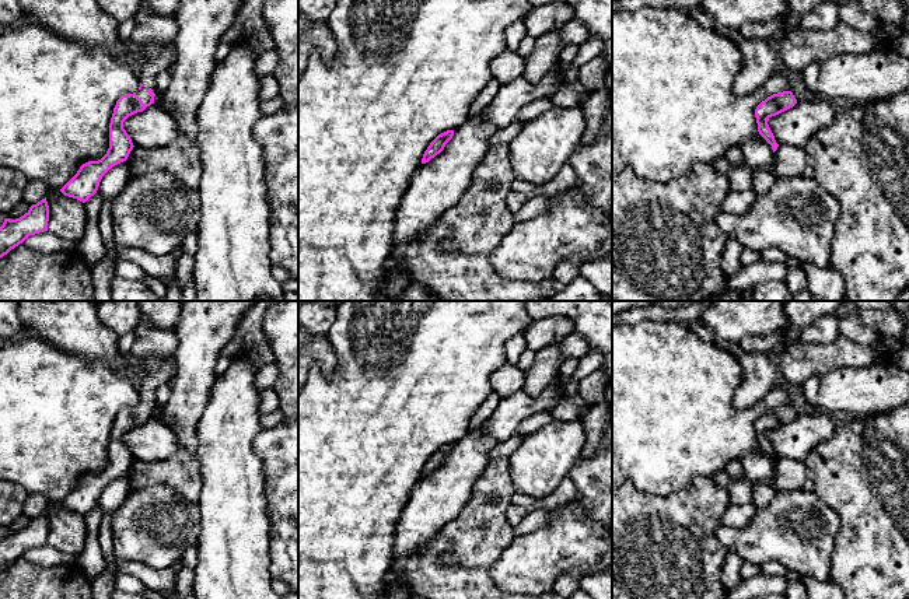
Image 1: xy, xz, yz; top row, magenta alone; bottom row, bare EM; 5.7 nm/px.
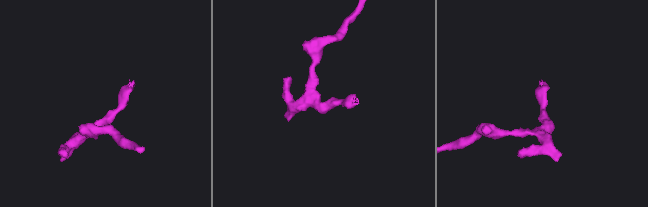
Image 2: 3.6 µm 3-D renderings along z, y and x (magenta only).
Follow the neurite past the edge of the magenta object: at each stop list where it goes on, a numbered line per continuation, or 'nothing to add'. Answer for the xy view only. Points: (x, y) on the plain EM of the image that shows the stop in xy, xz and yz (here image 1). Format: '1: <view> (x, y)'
1: xy (151, 372)

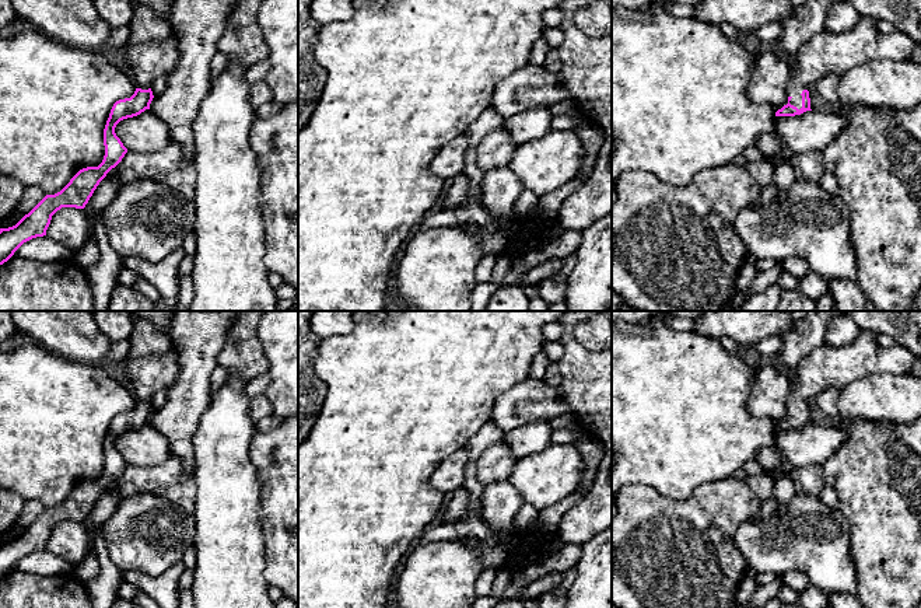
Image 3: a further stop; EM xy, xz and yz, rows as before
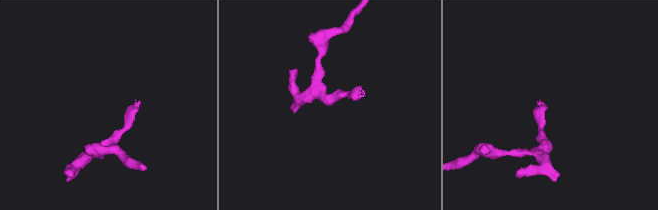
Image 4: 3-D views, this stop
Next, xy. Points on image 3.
1: xy (147, 376)

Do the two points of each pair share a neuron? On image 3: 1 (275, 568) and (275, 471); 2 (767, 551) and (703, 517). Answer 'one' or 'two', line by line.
1: one
2: two

